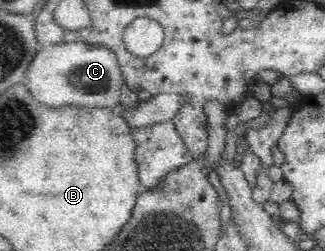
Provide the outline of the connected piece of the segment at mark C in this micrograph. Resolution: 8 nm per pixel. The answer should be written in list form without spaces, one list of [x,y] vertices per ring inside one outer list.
[[[85,42],[42,43],[25,82],[31,95],[47,106],[118,109],[122,95],[122,72],[111,49]]]

